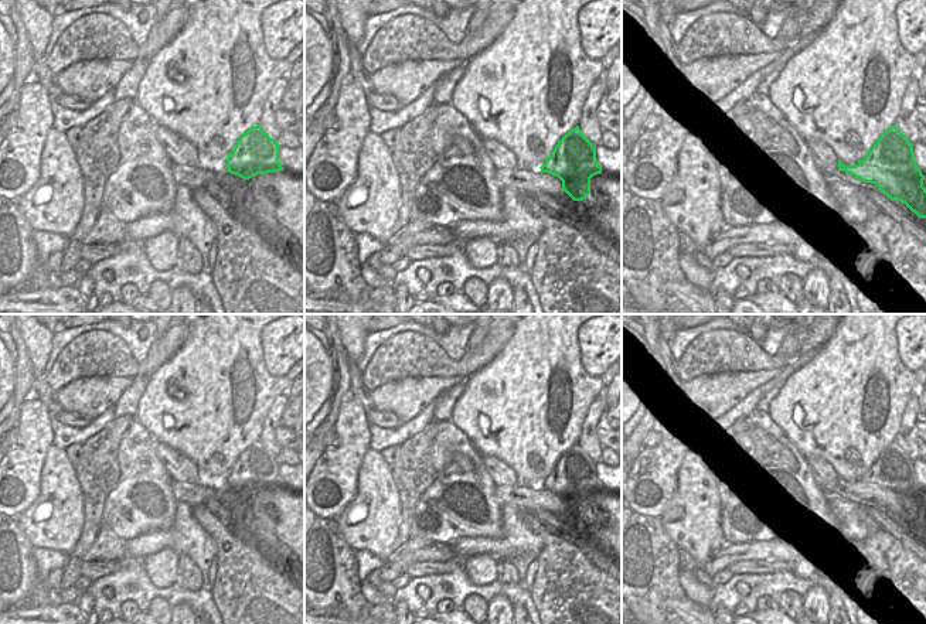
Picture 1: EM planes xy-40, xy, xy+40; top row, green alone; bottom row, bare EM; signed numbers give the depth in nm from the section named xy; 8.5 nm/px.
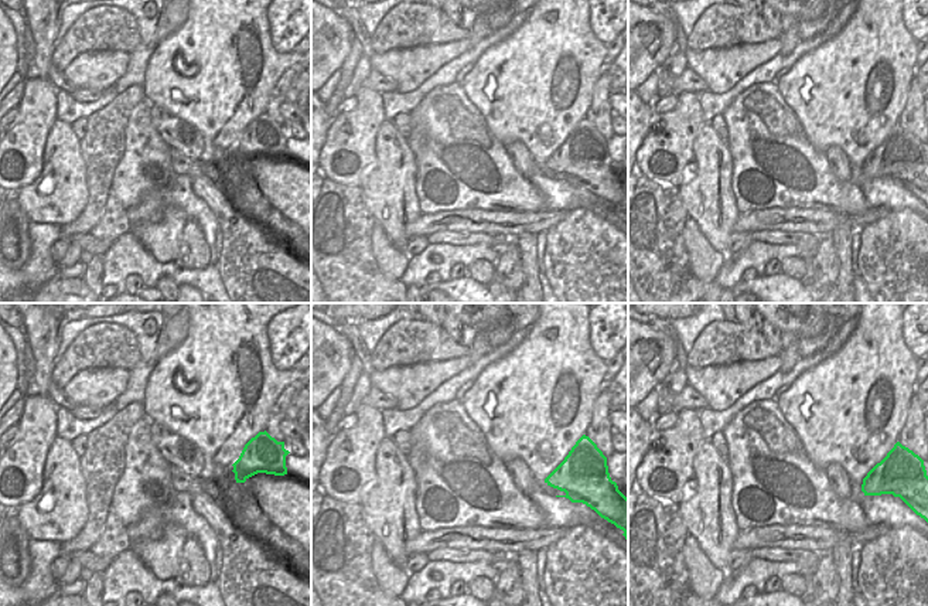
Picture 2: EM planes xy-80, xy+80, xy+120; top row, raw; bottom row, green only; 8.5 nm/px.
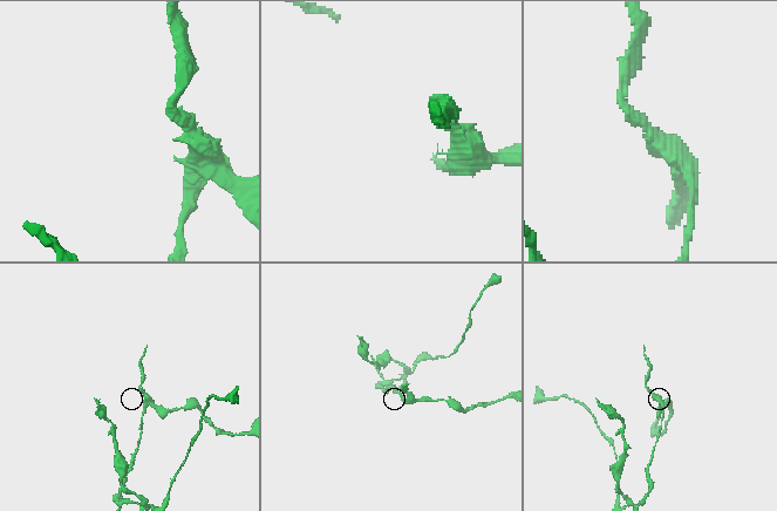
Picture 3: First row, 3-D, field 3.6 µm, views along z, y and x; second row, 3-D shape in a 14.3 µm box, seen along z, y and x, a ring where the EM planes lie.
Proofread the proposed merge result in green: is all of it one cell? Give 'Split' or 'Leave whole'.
Split.

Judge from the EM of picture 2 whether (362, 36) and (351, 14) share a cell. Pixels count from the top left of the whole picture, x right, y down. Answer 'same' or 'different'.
same

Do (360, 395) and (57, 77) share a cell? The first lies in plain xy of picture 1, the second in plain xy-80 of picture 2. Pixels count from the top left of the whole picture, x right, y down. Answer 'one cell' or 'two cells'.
one cell

